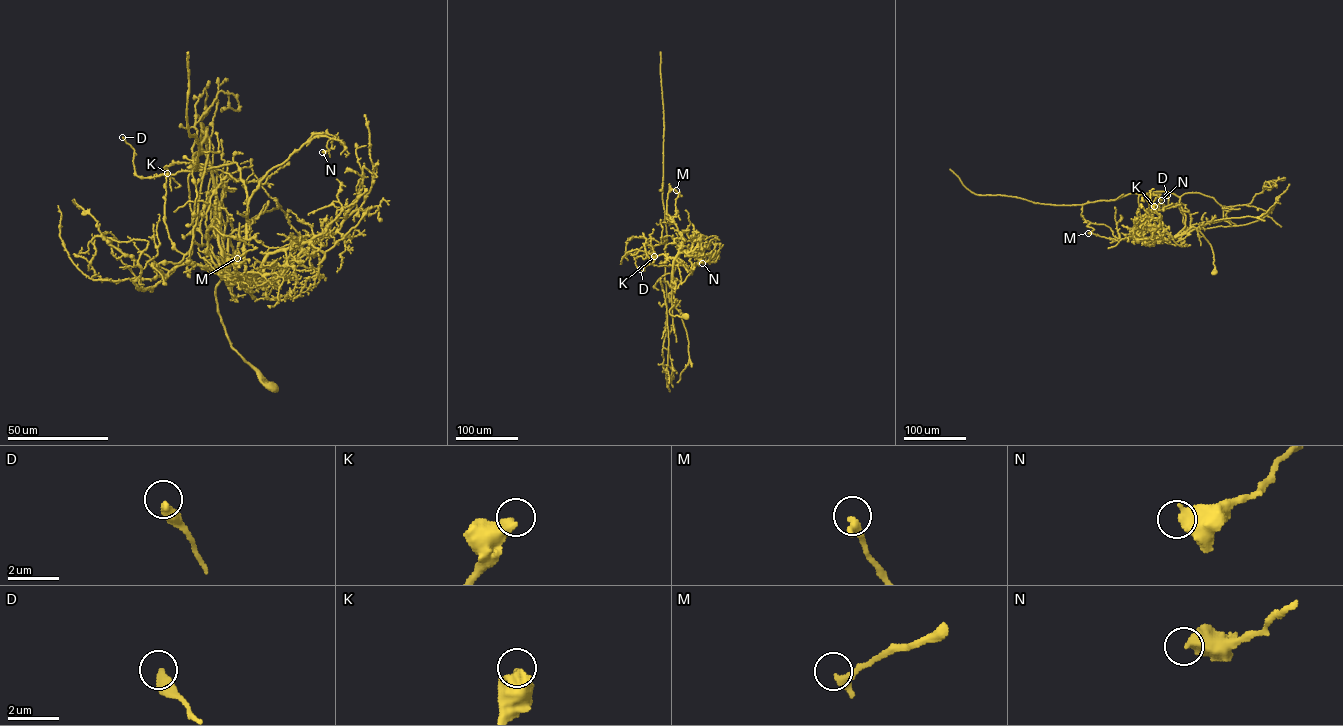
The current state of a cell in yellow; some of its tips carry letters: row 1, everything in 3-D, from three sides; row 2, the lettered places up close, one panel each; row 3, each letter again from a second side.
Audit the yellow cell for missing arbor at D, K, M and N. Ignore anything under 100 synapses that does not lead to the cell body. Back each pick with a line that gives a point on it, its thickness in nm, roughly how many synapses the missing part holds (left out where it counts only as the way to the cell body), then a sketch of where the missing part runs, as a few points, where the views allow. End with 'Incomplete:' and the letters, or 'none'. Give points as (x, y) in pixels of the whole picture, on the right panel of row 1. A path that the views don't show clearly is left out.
Incomplete: none

